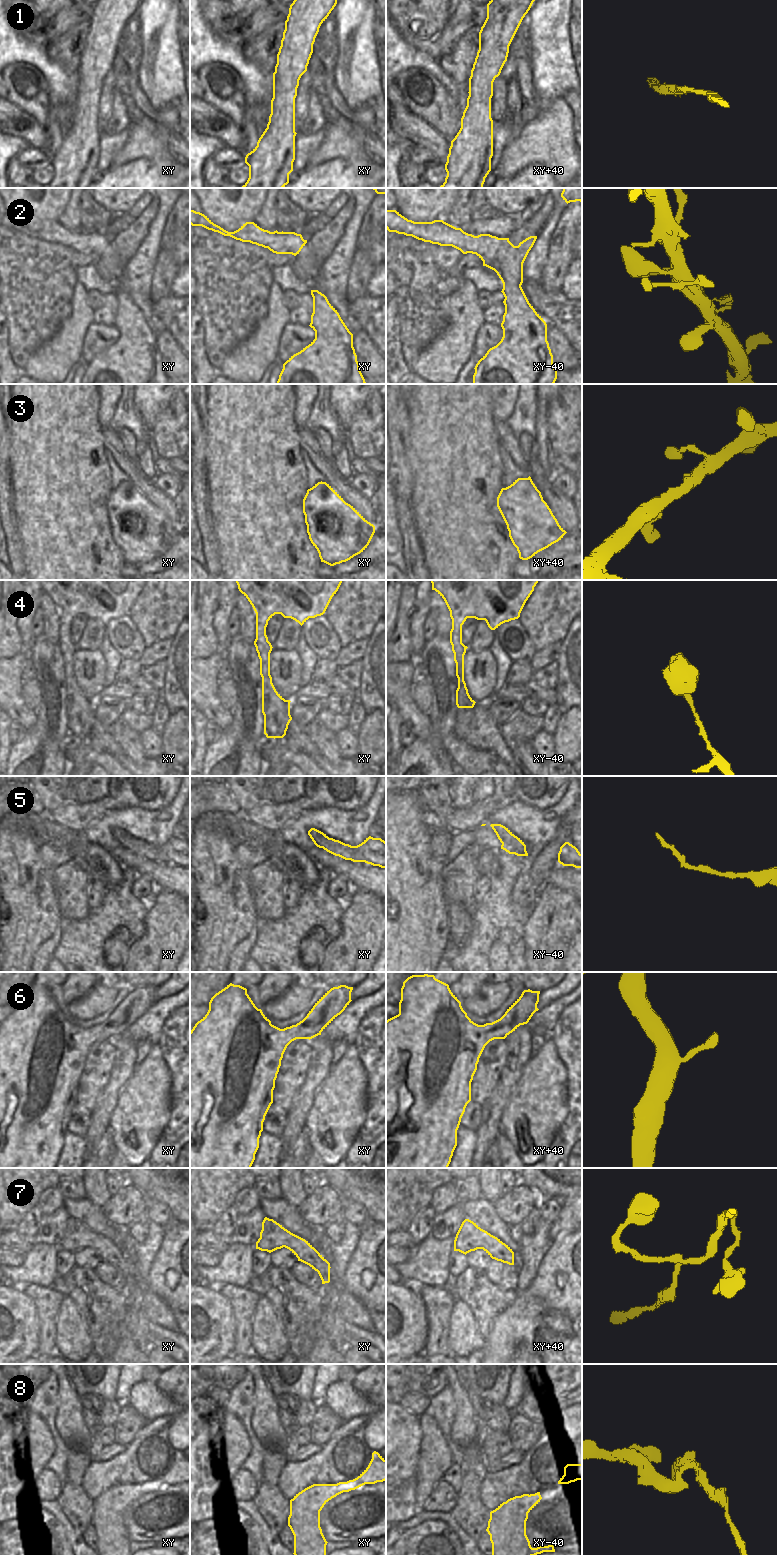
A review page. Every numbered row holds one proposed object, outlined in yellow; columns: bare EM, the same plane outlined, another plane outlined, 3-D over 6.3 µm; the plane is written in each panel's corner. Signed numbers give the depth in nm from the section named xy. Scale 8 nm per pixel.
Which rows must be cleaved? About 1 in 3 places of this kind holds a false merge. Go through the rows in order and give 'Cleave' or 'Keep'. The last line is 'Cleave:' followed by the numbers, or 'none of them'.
1: Keep
2: Keep
3: Keep
4: Keep
5: Keep
6: Keep
7: Keep
8: Cleave
Cleave: 8

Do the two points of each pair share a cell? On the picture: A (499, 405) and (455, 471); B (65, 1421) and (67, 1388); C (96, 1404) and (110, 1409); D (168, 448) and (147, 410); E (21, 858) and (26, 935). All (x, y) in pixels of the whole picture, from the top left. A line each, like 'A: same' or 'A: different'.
A: different
B: same
C: same
D: different
E: same

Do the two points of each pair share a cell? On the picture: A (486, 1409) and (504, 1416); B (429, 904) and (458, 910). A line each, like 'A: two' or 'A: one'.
A: one
B: two

